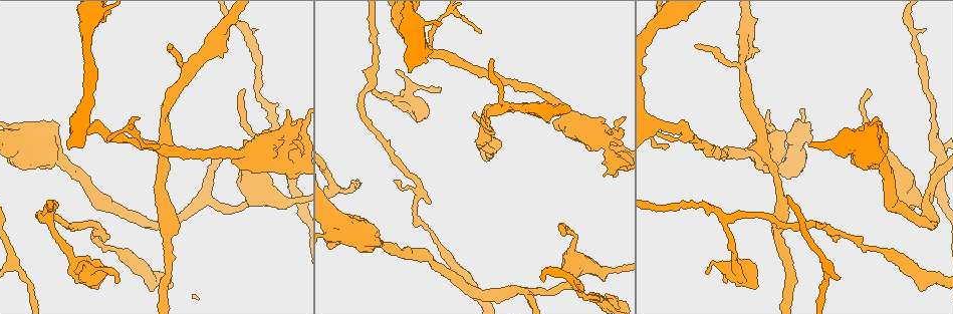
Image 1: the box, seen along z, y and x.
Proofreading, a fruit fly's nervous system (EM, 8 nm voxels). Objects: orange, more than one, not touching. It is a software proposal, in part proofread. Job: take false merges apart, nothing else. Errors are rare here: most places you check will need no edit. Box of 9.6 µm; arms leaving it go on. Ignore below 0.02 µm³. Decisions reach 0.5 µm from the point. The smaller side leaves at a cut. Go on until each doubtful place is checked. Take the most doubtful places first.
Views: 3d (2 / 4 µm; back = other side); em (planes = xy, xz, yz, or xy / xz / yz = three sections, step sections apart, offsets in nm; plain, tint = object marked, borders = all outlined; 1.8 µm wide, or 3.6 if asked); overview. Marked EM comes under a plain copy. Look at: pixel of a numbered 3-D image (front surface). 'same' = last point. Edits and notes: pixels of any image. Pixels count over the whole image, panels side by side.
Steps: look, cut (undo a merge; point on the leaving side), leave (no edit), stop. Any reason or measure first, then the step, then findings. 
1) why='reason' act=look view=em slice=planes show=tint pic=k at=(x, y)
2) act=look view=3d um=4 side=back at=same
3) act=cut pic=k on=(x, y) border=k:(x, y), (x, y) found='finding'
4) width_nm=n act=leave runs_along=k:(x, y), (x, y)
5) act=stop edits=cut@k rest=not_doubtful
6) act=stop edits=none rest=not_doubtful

why='sharp bend' act=look view=3d um=4 pic=1 at=(40, 133)

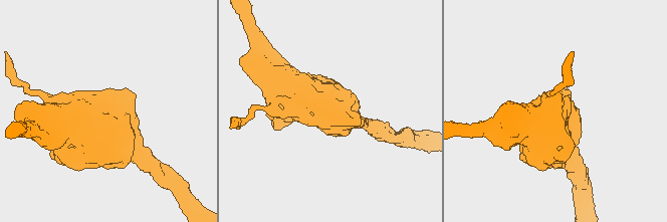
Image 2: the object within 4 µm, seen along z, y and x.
act=look view=em um=3.6 slice=yz step=4 show=tint pic=2 at=(327, 114)

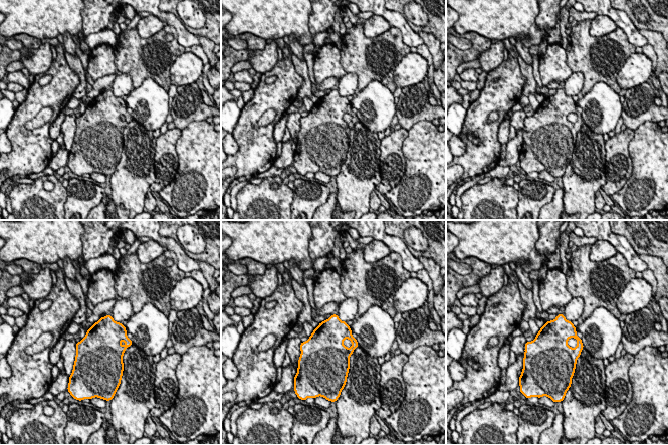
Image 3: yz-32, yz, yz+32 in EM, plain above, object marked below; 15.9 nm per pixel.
act=leave found='continuous, no second neuron'

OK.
why='sudden change in width' act=look view=3d um=4 pic=1 at=(658, 126)

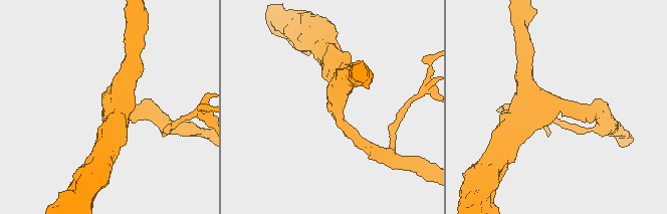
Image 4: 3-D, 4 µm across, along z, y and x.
arms=3 arm_widths_nm=220,380,420 act=look view=em slice=yz step=8 show=tint pic=4 at=(560, 105)

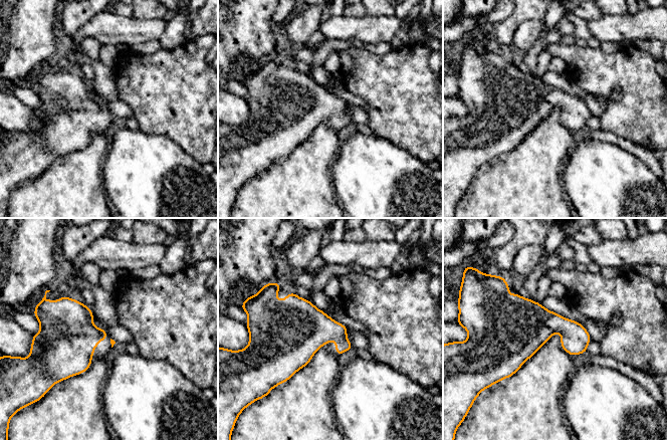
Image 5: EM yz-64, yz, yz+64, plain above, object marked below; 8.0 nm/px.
why='cut it another way' act=look view=em slice=planes show=borders at=same

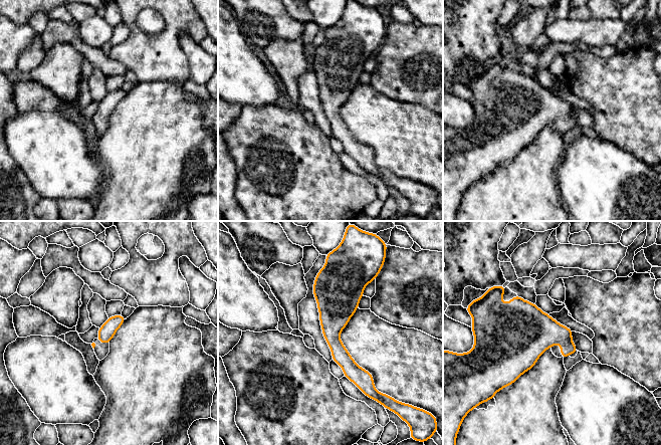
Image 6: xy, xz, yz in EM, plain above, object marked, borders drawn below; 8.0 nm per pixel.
act=leave runs_along=6:(325, 273), (333, 340), (362, 385) found='one neuron here'

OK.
why='abrupt turn' act=look view=3d um=4 pic=1 at=(291, 168)

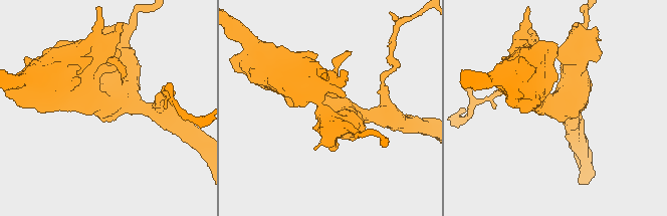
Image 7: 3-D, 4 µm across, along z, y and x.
arm_widths_nm=500,650 act=look view=em um=3.6 slice=xz step=8 show=tint pic=7 at=(550, 105)

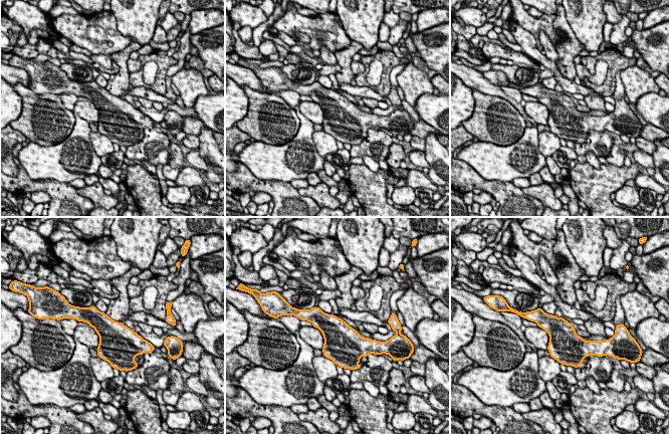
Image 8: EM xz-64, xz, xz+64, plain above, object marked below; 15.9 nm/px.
act=look view=em um=3.6 slice=yz step=16 show=tint at=same

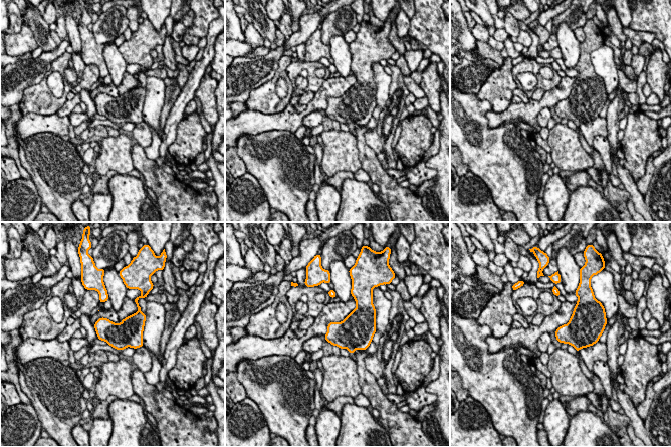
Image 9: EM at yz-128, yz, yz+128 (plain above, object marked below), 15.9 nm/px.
act=leave found='continuous, no second neuron'

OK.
act=stop edits=none rest=not_doubtful

